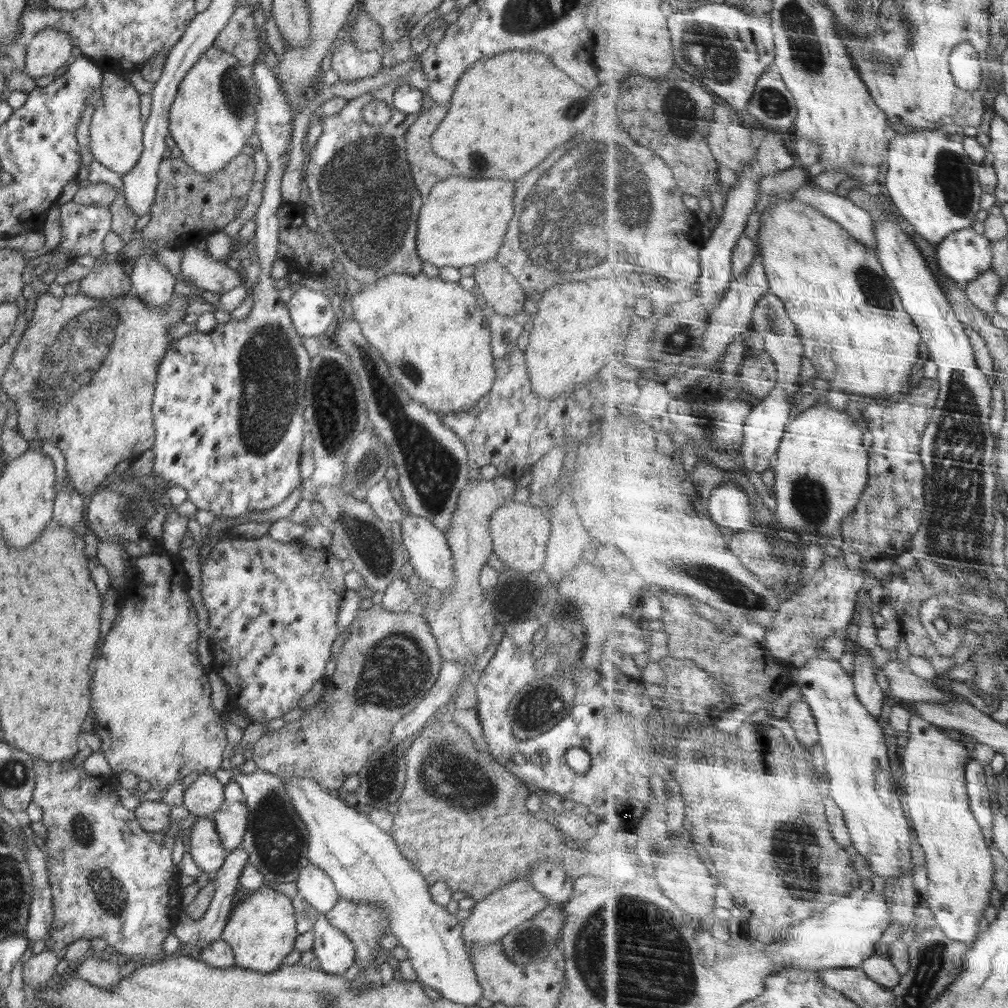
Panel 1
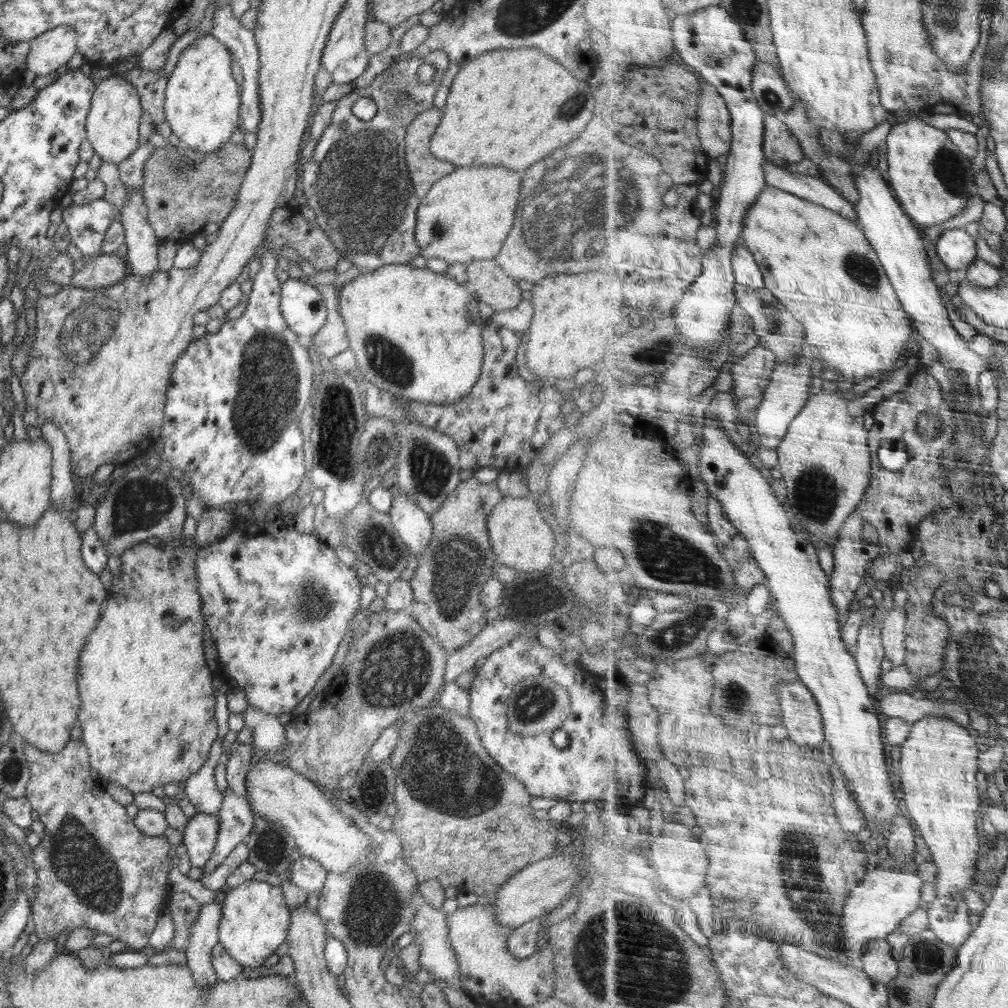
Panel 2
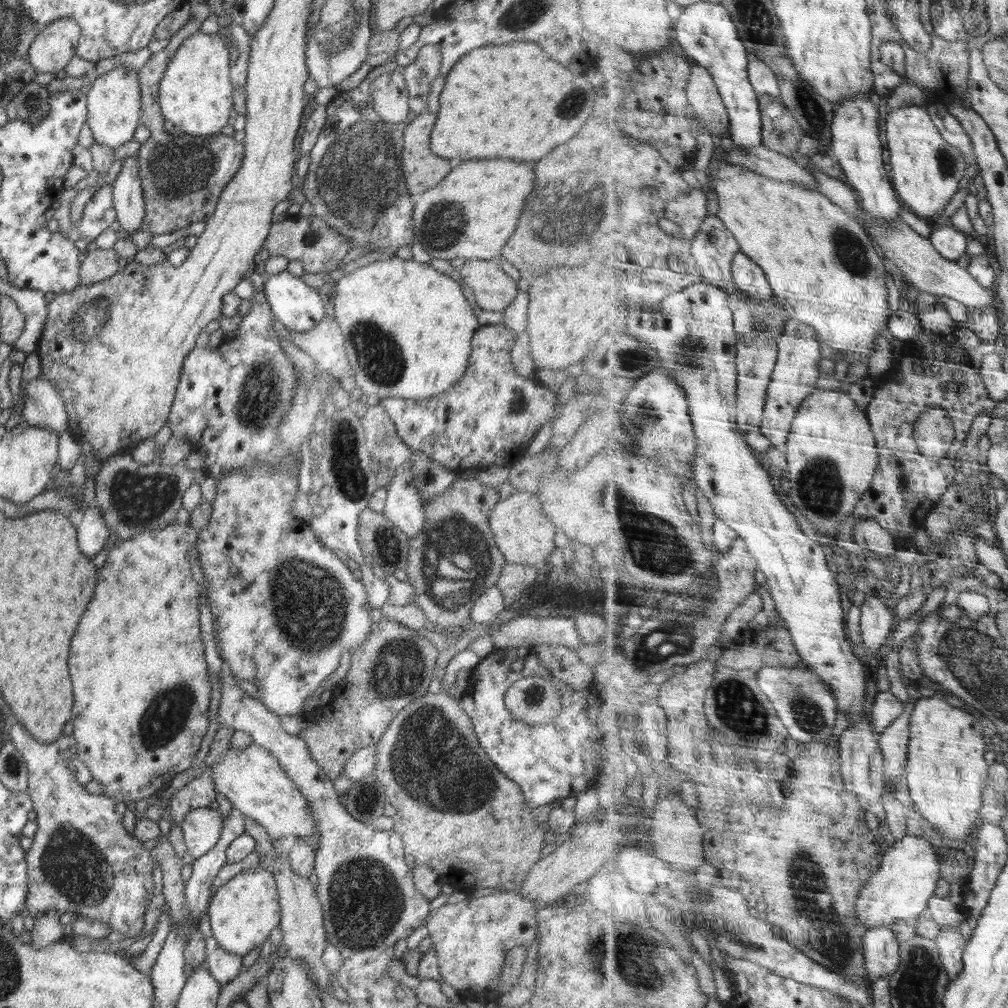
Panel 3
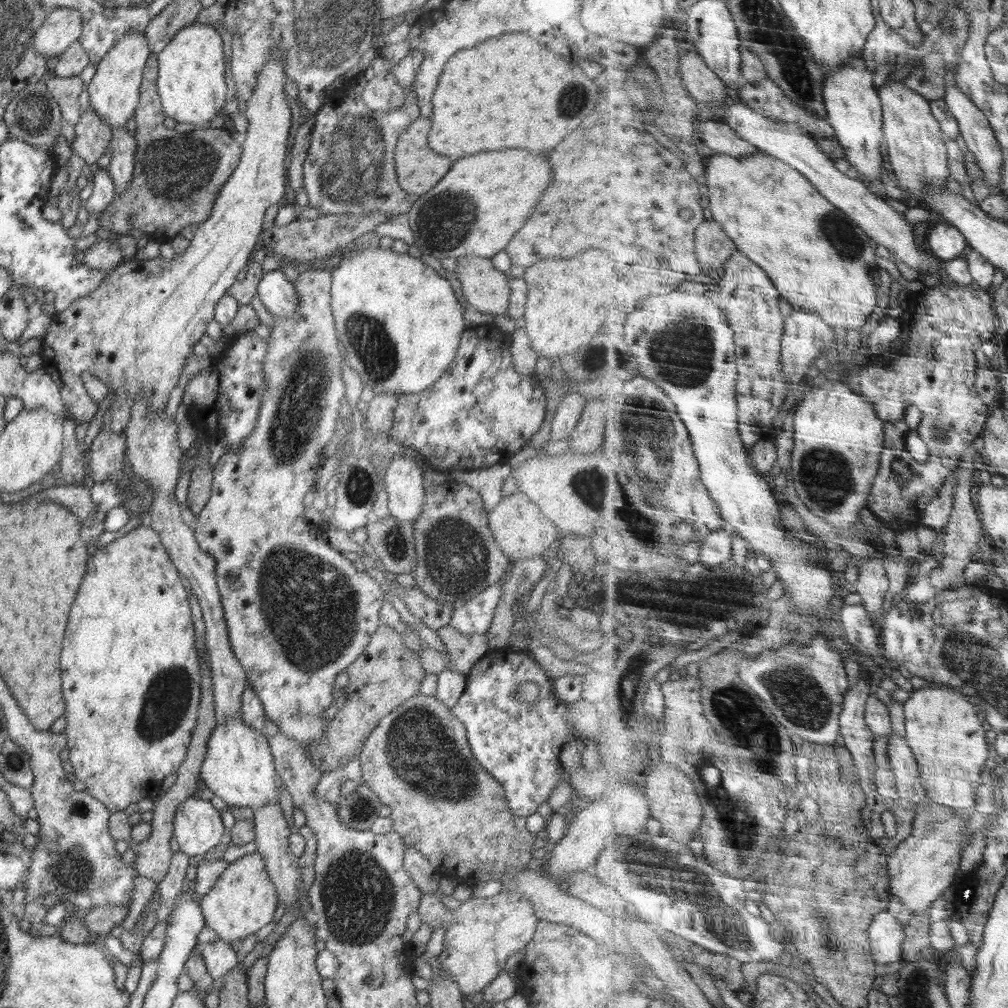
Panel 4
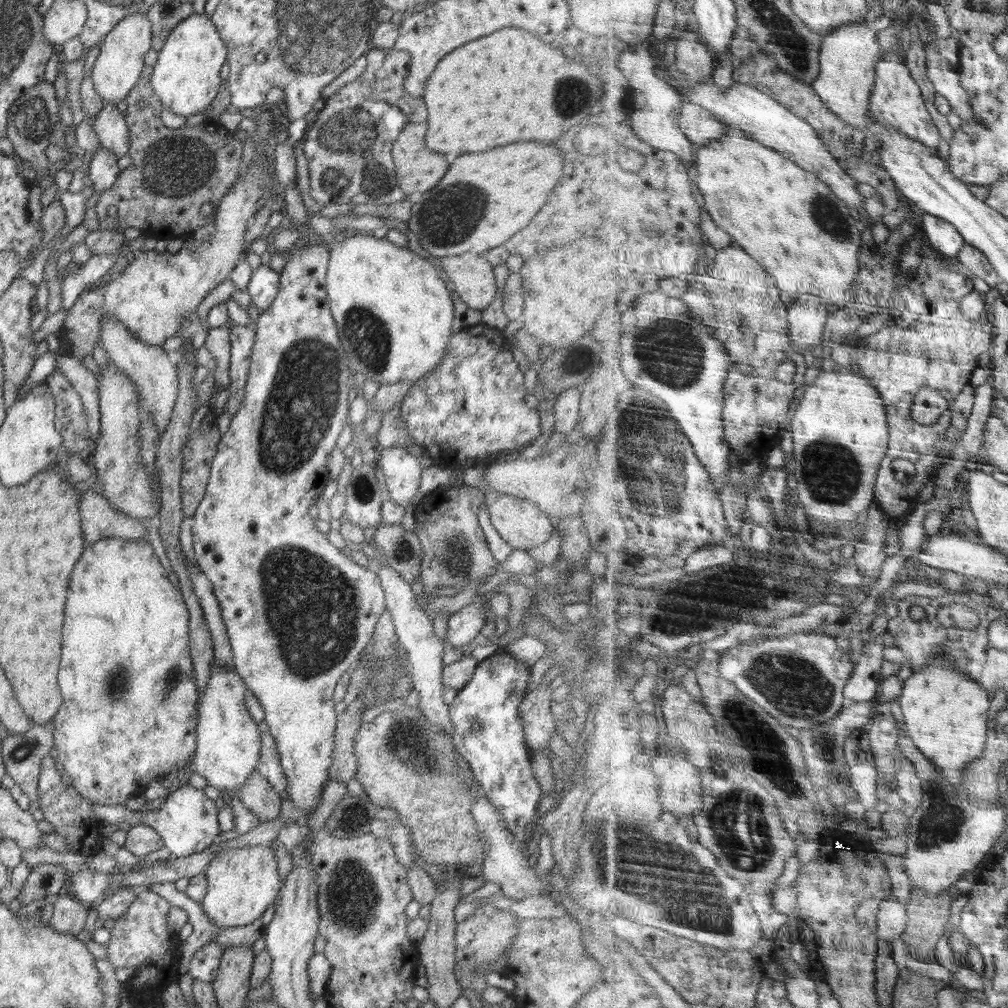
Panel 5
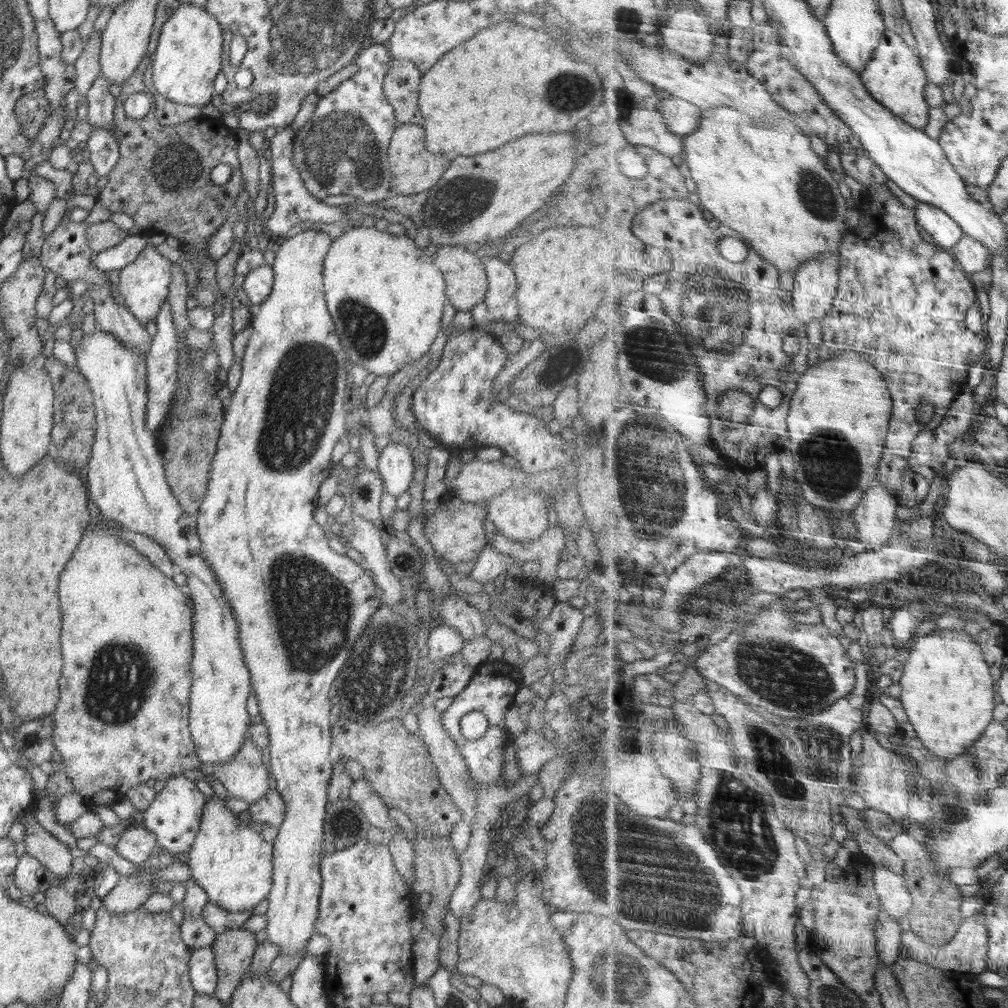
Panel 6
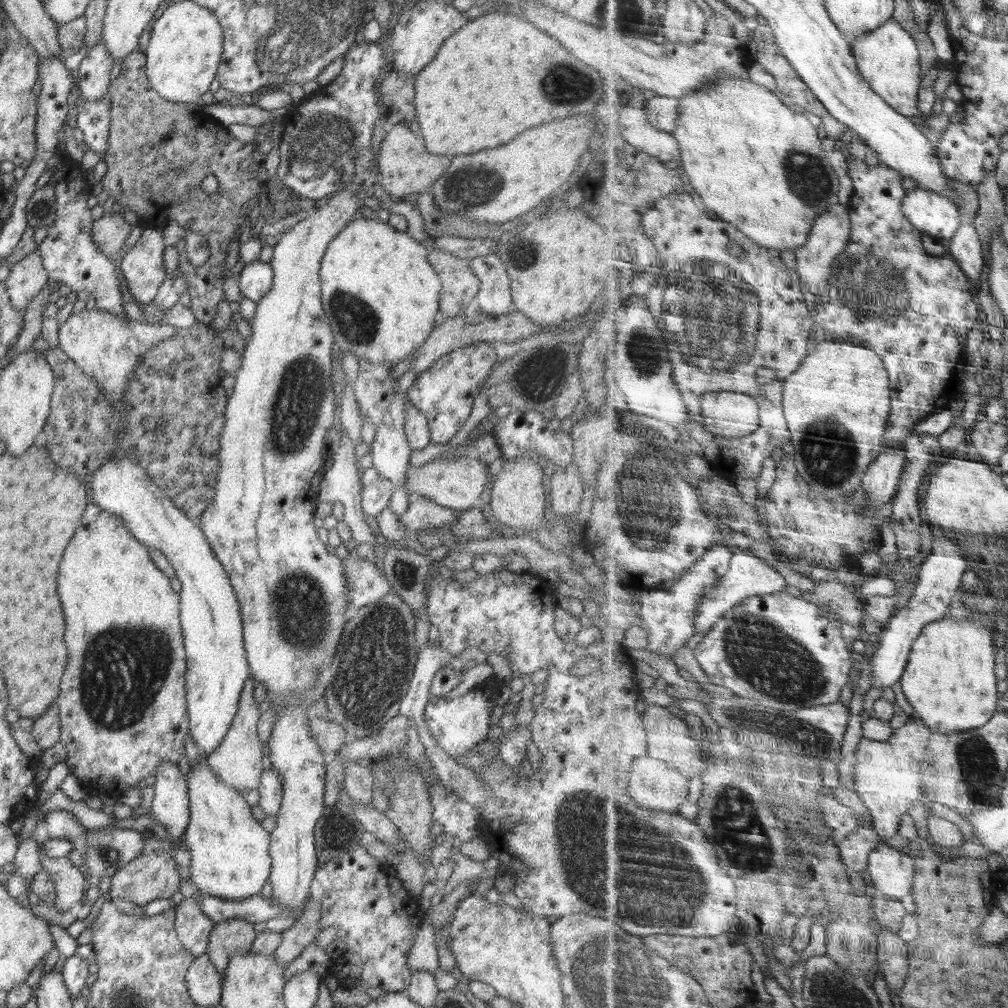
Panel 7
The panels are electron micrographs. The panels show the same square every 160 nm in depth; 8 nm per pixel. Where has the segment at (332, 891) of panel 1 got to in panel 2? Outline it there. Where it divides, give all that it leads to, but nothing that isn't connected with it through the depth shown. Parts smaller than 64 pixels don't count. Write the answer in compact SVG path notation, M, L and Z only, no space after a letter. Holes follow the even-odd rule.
M300 856L291 866L287 875L302 892L308 894L319 892L321 894L327 870L317 860L309 856Z

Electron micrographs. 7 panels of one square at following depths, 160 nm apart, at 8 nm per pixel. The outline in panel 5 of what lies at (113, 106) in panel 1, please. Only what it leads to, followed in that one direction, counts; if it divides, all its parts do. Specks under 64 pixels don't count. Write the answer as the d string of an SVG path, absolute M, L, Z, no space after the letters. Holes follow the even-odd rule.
M144 13L126 16L108 32L91 73L94 90L104 102L117 106L120 100L128 98L132 88L140 80L144 68L144 55L151 49L151 40L151 22Z

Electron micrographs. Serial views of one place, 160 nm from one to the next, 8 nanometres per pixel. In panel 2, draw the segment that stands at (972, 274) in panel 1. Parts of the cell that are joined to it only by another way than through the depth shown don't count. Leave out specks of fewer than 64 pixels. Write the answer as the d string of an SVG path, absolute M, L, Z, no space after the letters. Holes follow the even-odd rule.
M965 227L947 231L939 238L937 244L937 252L941 260L946 264L949 269L965 269L969 268L980 259L978 257L978 244L976 244L976 237L966 232Z

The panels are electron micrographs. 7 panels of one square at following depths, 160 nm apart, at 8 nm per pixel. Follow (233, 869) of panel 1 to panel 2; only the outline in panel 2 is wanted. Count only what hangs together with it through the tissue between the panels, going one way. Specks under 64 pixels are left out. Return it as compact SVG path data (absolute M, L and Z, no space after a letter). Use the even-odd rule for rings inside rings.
M219 895L210 905L201 906L198 917L188 933L188 947L184 950L186 964L198 987L208 987L216 983L211 966L212 948L219 944L218 926L222 920L222 899Z

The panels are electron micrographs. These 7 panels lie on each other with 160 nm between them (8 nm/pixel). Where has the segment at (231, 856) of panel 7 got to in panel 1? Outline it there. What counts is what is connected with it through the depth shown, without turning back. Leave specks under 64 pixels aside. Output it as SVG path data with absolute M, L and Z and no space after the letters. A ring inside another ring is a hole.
M264 886L237 902L220 939L232 948L236 966L266 974L276 972L283 965L282 961L295 950L299 935L292 900L280 891Z

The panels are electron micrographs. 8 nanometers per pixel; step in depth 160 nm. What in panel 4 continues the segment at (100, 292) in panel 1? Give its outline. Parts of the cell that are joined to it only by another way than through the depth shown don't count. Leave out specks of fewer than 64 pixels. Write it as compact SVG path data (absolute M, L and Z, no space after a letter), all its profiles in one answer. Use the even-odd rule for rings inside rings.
M99 239L80 254L80 260L91 269L108 273L120 265L124 258L115 240Z

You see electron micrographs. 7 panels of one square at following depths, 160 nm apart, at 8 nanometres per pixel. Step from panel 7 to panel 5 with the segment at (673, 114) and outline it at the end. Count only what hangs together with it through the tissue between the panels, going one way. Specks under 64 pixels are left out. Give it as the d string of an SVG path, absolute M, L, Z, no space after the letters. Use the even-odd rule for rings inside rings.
M692 102L683 104L677 123L698 146L723 137L728 128L711 110Z

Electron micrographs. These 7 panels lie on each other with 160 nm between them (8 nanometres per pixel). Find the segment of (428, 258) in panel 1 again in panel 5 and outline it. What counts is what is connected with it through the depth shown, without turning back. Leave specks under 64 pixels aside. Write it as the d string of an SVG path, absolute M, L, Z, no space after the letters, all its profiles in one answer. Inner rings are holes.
M518 142L500 146L480 154L464 154L448 168L446 176L423 193L412 193L408 199L412 201L409 229L426 252L432 256L447 257L464 253L484 254L490 248L503 246L518 230L526 228L534 214L546 204L548 194L558 184L562 176L562 154L556 146L540 144L540 142Z

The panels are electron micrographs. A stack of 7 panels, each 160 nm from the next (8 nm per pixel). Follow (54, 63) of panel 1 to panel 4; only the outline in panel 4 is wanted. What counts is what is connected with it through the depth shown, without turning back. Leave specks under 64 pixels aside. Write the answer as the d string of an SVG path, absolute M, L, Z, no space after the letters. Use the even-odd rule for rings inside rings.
M56 8L48 14L46 21L35 34L34 48L37 55L44 57L47 61L54 55L60 56L70 44L76 42L82 34L82 18L80 12L74 8Z

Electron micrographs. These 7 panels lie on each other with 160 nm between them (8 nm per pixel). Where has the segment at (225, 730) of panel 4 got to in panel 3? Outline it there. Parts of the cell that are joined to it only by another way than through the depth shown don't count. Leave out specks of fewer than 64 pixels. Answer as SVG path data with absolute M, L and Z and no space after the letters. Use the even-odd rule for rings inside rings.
M256 743L249 744L243 749L232 749L231 744L224 749L223 758L211 768L211 779L214 788L225 796L231 806L237 808L245 817L256 820L268 832L271 840L296 836L304 840L314 850L319 847L317 822L313 819L307 798L300 794L295 784L285 774L278 759L265 748Z

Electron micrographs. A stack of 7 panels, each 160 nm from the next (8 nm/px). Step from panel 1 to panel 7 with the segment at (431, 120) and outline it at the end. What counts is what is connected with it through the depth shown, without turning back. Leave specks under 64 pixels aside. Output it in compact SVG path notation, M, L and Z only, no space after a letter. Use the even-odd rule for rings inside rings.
M395 124L386 134L378 153L378 183L387 193L392 193L398 199L404 199L414 192L422 193L428 186L436 182L448 168L450 158L434 156L424 148L424 140L410 132L408 126Z

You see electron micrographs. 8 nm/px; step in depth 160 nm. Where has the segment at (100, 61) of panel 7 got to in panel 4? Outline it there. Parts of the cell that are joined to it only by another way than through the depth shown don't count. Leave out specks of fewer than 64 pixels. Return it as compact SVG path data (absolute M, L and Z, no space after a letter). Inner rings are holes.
M124 127L111 129L111 133L113 139L110 140L109 147L112 159L106 169L114 181L116 193L122 194L132 180L137 142Z

